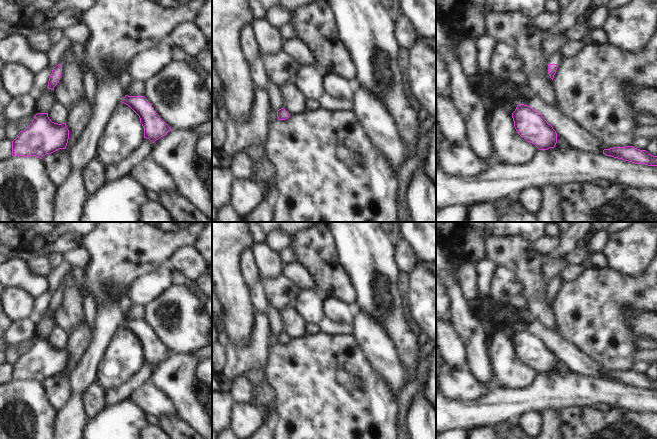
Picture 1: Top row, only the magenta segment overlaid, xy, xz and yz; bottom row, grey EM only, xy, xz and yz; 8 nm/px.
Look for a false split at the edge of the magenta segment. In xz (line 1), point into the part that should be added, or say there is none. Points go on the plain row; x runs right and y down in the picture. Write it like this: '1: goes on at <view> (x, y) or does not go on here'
1: does not go on here

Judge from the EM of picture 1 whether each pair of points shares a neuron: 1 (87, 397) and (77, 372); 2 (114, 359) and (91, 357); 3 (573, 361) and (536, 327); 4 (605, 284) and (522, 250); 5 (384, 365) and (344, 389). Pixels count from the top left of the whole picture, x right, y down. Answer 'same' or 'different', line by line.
1: different
2: different
3: same
4: different
5: different

